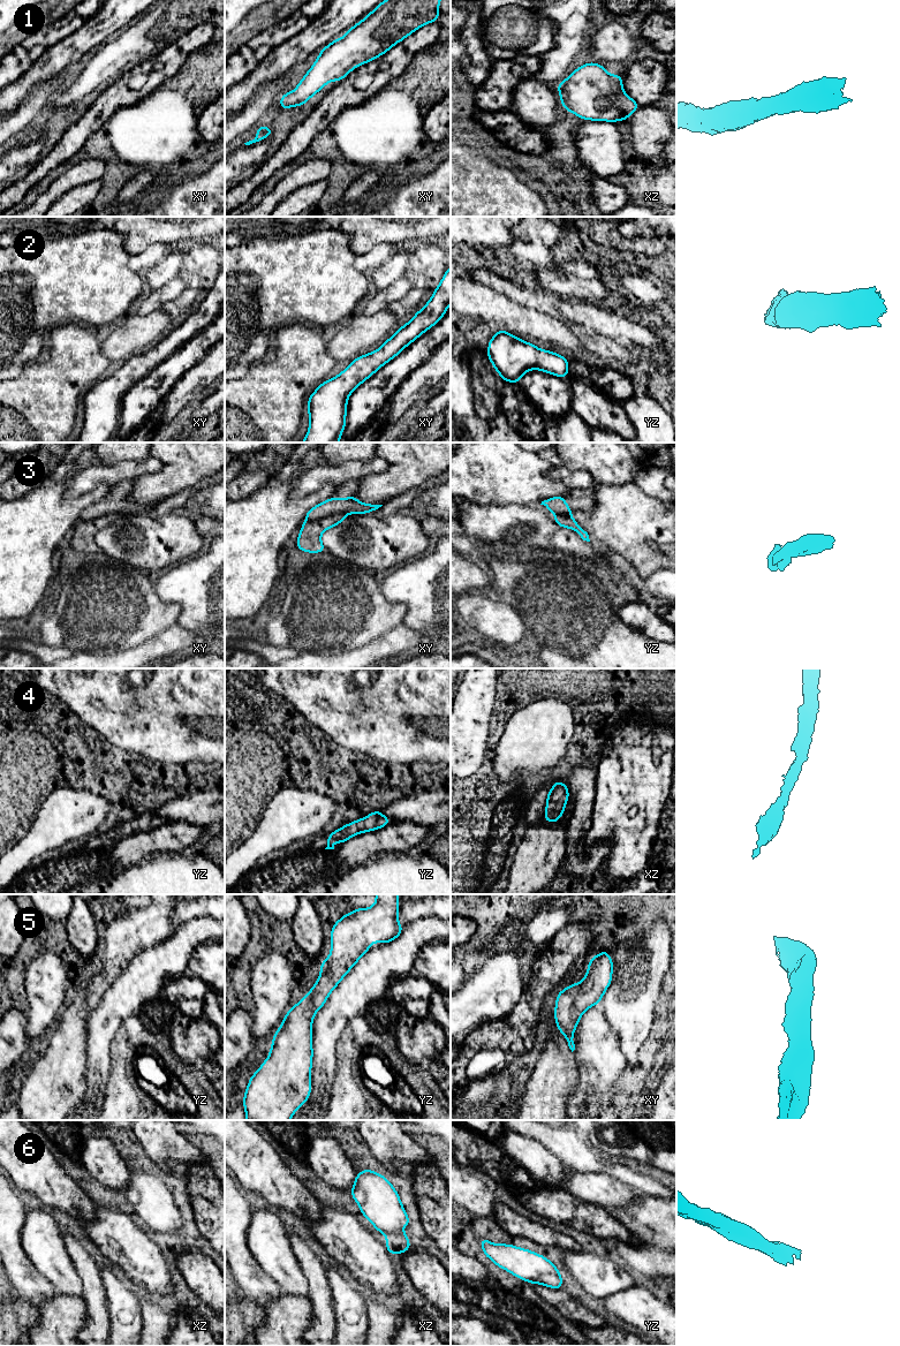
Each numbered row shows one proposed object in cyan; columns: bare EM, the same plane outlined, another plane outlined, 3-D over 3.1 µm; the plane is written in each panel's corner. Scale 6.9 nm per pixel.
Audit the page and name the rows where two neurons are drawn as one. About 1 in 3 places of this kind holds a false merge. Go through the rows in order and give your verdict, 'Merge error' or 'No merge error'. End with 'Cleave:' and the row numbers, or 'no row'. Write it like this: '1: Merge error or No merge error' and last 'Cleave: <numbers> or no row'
1: No merge error
2: No merge error
3: Merge error
4: No merge error
5: No merge error
6: No merge error
Cleave: 3

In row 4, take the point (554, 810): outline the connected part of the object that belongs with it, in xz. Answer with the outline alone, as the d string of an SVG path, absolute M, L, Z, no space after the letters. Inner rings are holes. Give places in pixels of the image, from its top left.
M555 781L552 789L547 793L547 803L545 804L544 821L550 823L558 822L565 811L566 802L569 800L568 784Z

